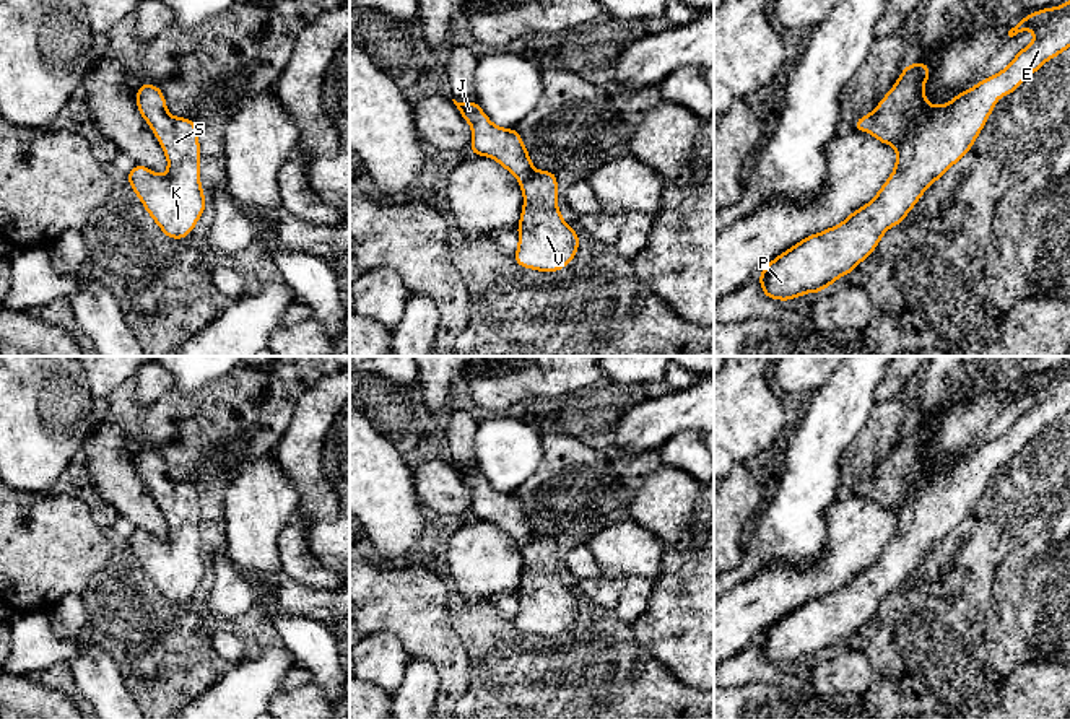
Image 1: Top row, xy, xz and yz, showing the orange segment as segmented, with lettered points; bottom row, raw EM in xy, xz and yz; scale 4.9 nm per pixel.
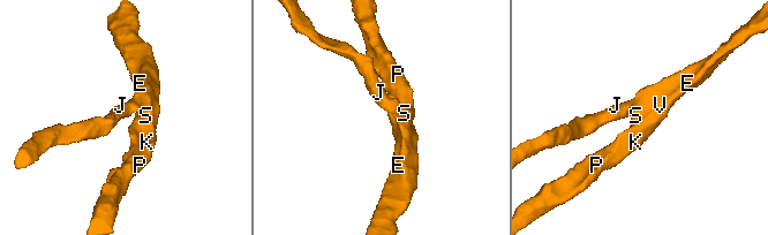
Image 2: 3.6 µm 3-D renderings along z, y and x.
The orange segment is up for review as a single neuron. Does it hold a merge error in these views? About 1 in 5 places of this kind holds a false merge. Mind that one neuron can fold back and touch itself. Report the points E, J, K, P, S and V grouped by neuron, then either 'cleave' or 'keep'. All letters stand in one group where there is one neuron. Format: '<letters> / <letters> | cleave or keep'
E J K P S V | keep

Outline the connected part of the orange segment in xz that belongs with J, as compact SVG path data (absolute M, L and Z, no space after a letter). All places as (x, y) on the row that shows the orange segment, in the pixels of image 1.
M452 101L472 127L472 153L493 158L520 184L524 207L515 264L538 272L564 268L577 254L579 234L559 213L556 174L537 171L515 129L494 125L476 101Z

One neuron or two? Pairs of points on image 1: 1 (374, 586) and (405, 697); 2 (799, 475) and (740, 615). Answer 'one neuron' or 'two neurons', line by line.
1: two neurons
2: two neurons

